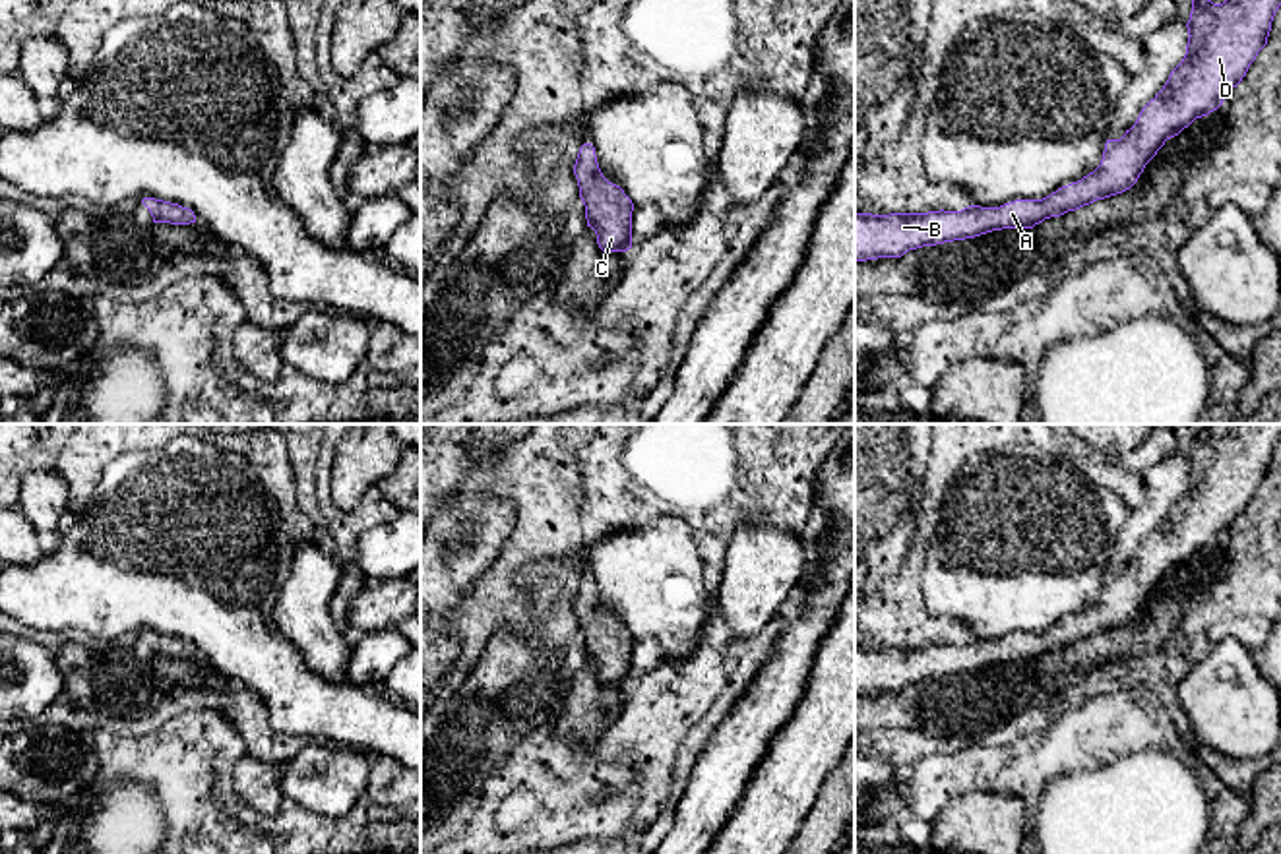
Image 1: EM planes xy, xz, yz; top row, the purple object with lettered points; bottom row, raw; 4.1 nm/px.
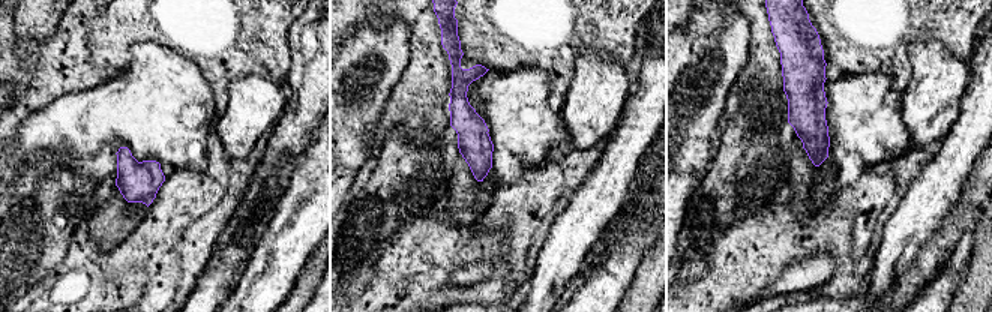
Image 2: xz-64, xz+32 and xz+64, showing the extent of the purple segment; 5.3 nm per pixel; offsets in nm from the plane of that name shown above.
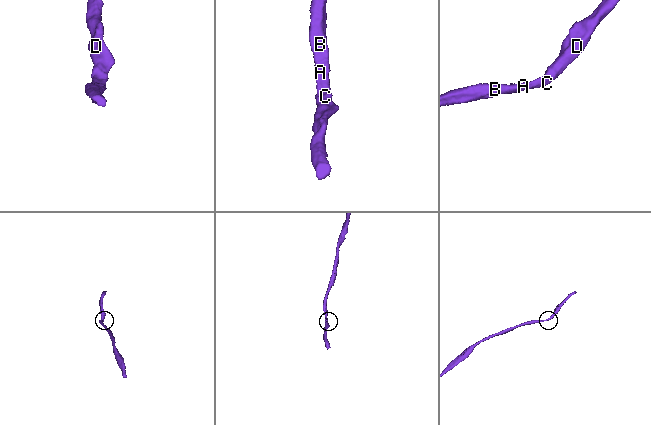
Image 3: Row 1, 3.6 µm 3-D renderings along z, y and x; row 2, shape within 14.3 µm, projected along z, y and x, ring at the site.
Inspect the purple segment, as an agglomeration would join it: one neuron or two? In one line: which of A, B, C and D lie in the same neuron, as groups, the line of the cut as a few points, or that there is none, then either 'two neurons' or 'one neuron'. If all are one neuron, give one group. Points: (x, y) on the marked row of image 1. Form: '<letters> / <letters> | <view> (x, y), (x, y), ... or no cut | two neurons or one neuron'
A B C D | no cut | one neuron

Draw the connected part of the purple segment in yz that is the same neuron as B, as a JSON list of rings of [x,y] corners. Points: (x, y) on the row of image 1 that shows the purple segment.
[[[1192,0],[1188,45],[1163,89],[1120,139],[1107,139],[1101,165],[1043,199],[1000,207],[890,213],[855,211],[855,261],[901,258],[909,250],[975,238],[1002,229],[1033,229],[1050,217],[1130,190],[1167,139],[1217,110],[1267,45],[1281,0]]]

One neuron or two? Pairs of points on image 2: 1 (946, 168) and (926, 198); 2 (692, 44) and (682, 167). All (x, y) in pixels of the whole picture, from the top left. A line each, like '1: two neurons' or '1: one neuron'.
1: one neuron
2: one neuron

